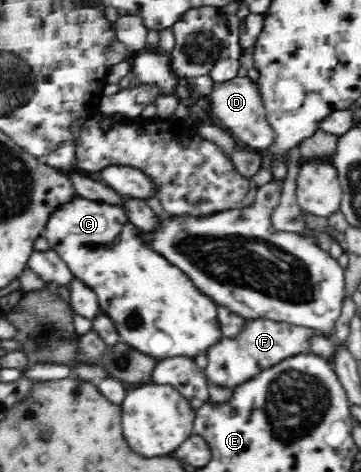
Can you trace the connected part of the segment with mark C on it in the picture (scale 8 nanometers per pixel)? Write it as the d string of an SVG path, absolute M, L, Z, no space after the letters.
M75 195L71 201L59 205L59 209L55 207L55 209L49 213L43 235L48 241L50 249L59 254L59 257L61 257L61 259L69 266L71 273L83 281L83 283L86 283L88 287L96 293L98 302L100 303L100 309L113 320L113 323L117 328L119 340L126 343L126 345L129 345L132 349L135 349L157 361L171 357L187 357L188 359L195 360L198 356L204 355L204 352L207 357L209 349L215 347L217 342L223 341L222 327L219 323L217 308L215 303L213 303L213 300L211 300L209 296L199 292L199 290L195 288L195 284L187 278L187 274L183 273L183 270L179 270L179 268L173 266L171 262L161 258L159 254L149 250L149 248L143 244L141 230L136 225L129 222L127 214L123 212L121 207L105 203L104 201L93 201Z

